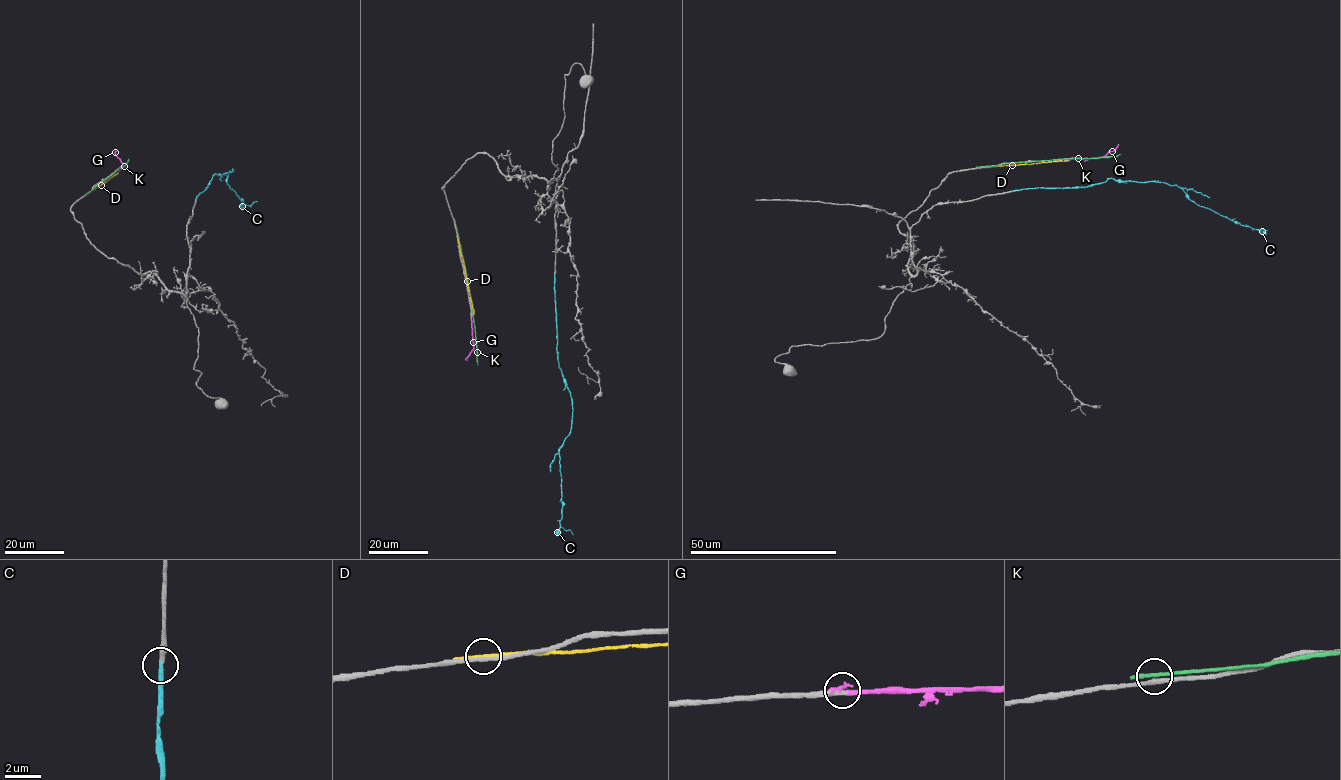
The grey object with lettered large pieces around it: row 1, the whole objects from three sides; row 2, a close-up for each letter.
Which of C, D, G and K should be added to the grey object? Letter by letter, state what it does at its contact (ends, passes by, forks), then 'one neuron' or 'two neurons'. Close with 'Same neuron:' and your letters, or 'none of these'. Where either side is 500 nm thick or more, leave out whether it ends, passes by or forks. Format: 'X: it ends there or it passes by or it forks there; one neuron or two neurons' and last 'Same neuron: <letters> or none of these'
C: it ends there; one neuron
D: it passes by; two neurons
G: it ends there; one neuron
K: it passes by; two neurons
Same neuron: C, G

